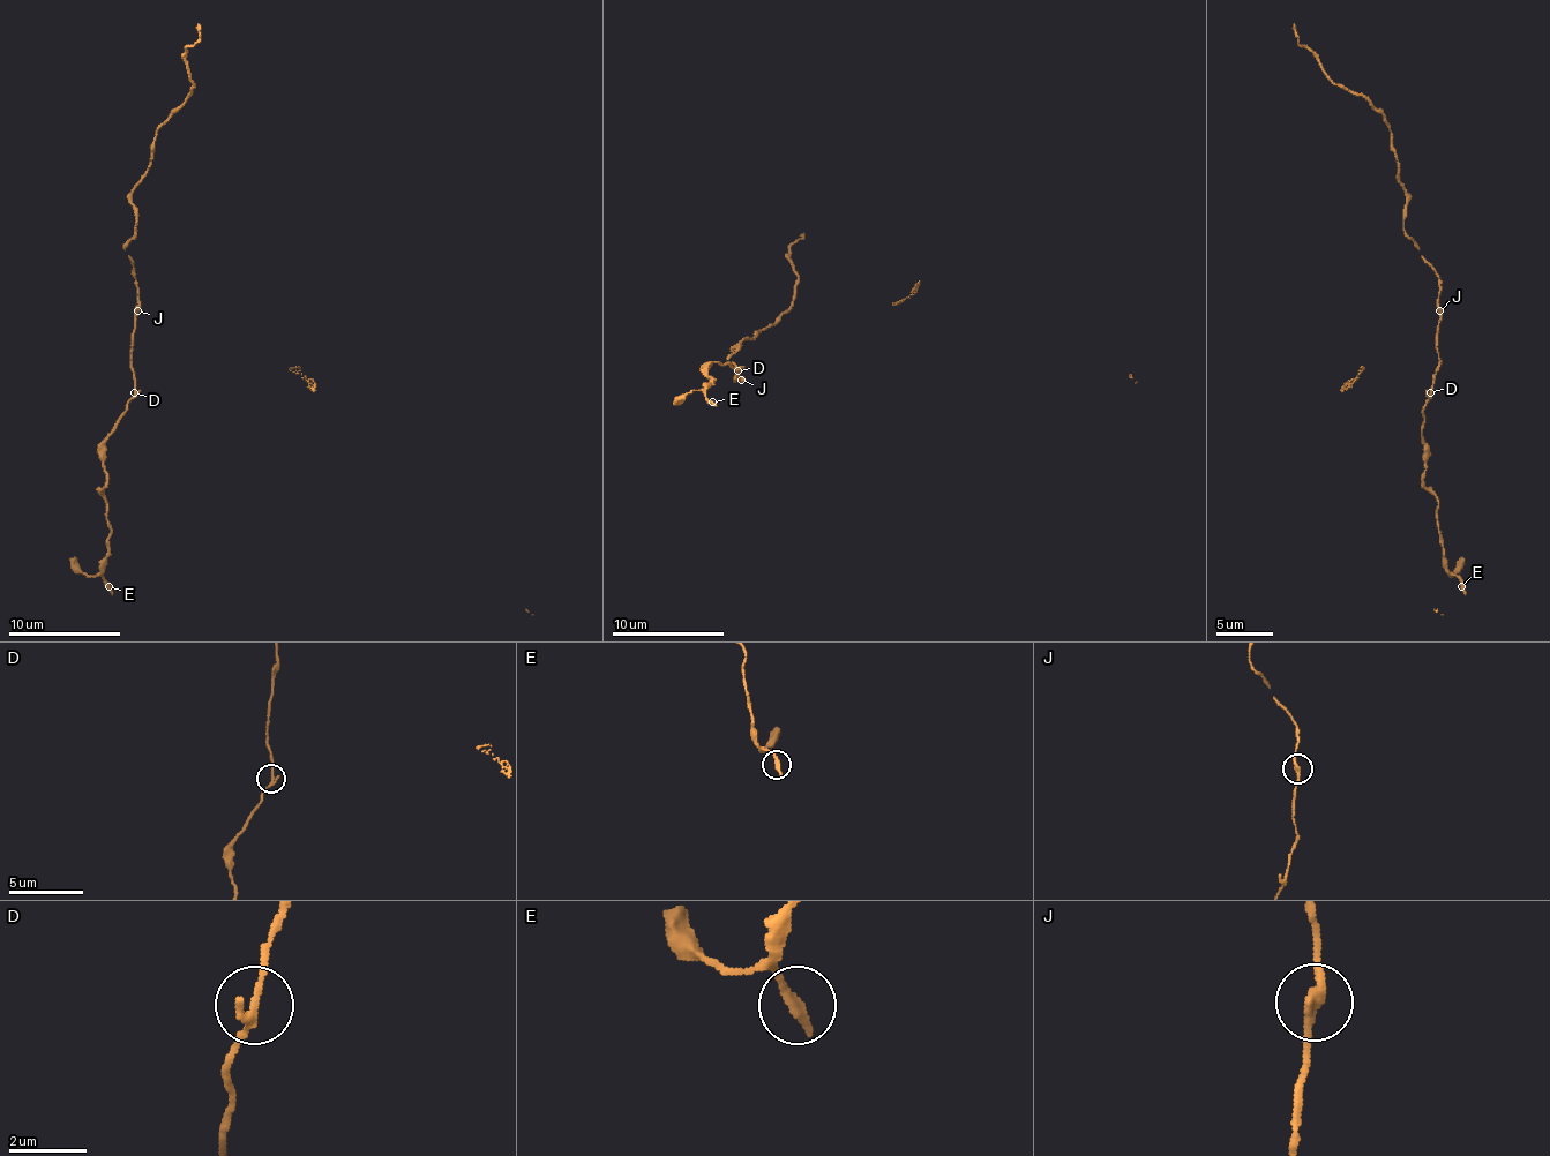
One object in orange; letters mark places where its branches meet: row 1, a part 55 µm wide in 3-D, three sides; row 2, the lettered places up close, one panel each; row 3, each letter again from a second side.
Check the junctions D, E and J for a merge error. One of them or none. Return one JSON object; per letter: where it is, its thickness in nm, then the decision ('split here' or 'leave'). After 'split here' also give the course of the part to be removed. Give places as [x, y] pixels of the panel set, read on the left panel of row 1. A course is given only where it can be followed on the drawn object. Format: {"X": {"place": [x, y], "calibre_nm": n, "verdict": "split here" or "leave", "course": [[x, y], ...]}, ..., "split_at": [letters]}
{"D": {"place": [134, 392], "calibre_nm": 190, "verdict": "leave"}, "E": {"place": [109, 586], "calibre_nm": 320, "verdict": "leave"}, "J": {"place": [137, 310], "calibre_nm": 220, "verdict": "split here", "course": [[136, 310], [125, 244], [136, 226], [130, 190], [150, 162], [156, 132], [189, 95], [184, 52], [201, 24]]}, "split_at": ["J"]}

